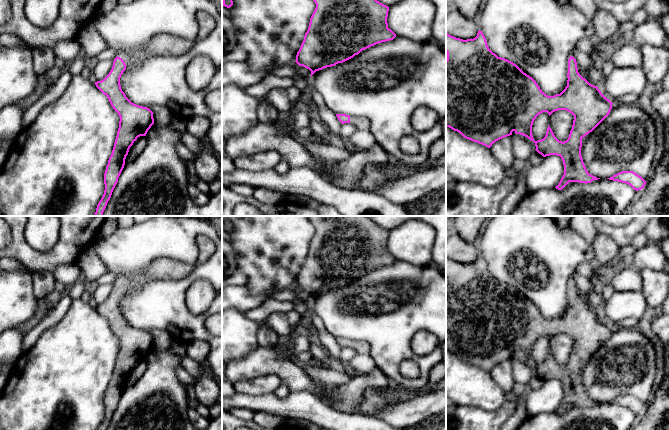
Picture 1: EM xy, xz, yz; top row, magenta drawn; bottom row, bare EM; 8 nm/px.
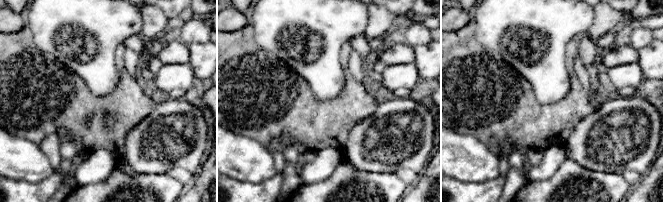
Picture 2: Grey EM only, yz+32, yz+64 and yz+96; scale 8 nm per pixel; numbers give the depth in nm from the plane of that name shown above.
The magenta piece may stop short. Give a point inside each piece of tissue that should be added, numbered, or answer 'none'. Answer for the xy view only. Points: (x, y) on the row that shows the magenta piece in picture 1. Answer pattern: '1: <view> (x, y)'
1: xy (126, 57)

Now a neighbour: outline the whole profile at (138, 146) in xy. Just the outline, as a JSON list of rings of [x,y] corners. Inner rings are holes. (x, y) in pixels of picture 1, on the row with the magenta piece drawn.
[[[140,136],[134,141],[133,145],[130,147],[128,154],[137,157],[142,153],[146,146],[147,137]]]

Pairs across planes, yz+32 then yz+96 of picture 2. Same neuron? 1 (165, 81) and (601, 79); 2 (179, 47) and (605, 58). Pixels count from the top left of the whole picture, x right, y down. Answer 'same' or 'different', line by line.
1: different
2: same

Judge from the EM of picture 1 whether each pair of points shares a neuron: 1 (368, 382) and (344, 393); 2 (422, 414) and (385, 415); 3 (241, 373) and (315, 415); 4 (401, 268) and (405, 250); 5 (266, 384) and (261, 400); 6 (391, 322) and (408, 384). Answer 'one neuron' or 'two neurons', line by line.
1: one neuron
2: one neuron
3: two neurons
4: two neurons
5: two neurons
6: one neuron

